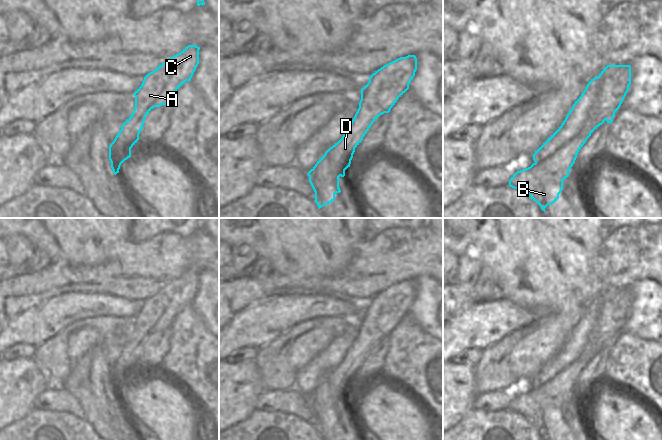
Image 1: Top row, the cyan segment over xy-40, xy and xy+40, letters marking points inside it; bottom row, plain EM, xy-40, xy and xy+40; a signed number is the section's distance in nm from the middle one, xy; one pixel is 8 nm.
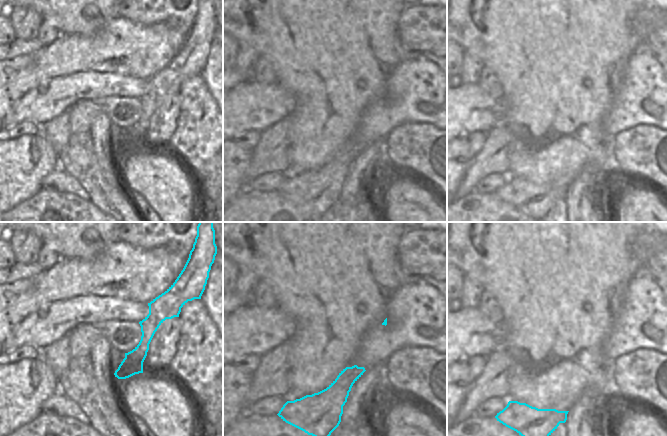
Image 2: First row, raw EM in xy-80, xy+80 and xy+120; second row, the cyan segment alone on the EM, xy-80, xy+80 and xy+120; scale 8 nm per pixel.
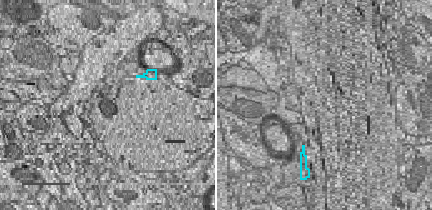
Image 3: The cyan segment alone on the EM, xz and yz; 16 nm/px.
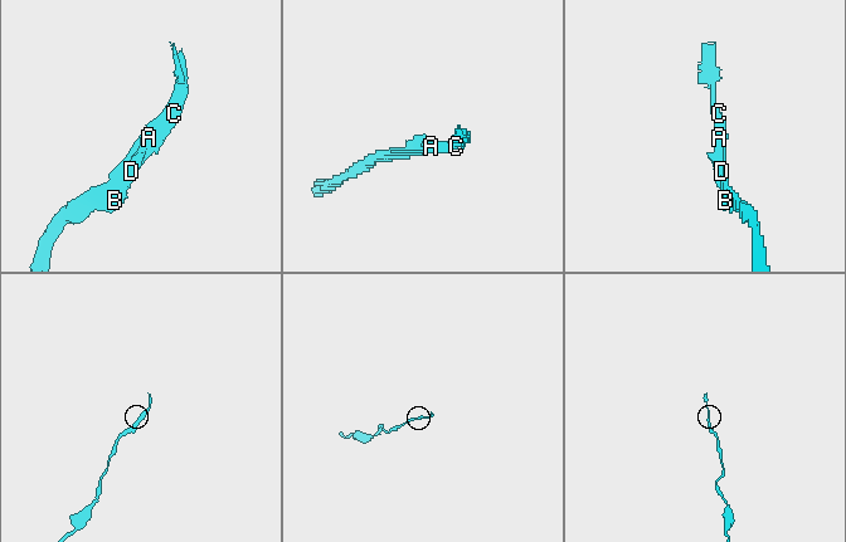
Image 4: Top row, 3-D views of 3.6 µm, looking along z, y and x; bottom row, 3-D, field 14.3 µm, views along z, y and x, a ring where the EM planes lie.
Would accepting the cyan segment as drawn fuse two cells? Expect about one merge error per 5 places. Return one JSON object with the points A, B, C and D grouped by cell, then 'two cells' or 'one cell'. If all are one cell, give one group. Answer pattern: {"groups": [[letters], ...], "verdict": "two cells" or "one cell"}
{"groups": [["A", "B", "C", "D"]], "verdict": "one cell"}

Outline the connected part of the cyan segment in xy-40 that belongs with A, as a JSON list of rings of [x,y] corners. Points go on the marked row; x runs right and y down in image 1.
[[[188,45],[148,73],[133,93],[135,108],[109,146],[109,160],[115,175],[121,164],[131,157],[131,148],[139,140],[147,114],[154,107],[171,103],[175,92],[186,81],[191,81],[199,64],[199,50],[196,45]]]

